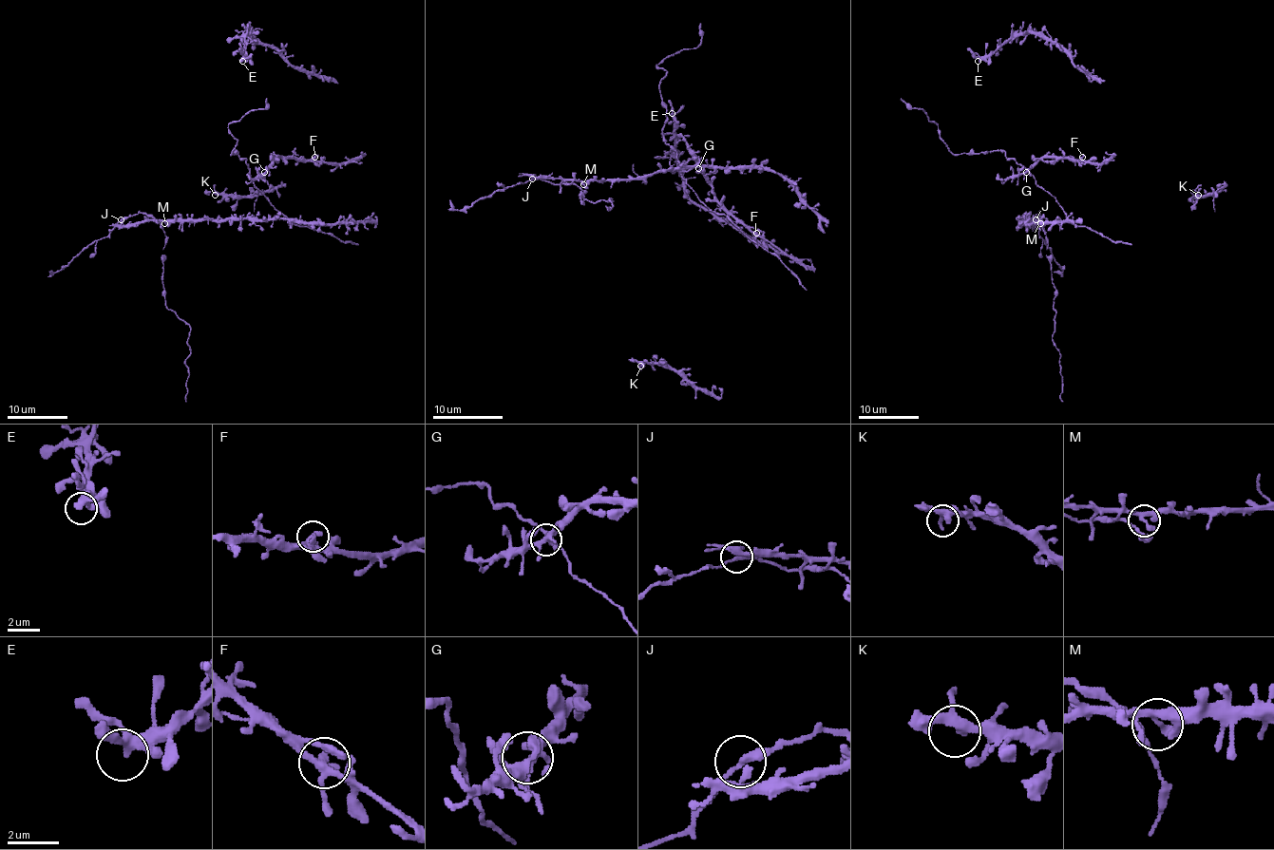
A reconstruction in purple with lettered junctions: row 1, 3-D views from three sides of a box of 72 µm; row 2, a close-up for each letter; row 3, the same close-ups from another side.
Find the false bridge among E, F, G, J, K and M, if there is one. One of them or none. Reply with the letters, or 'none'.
J

